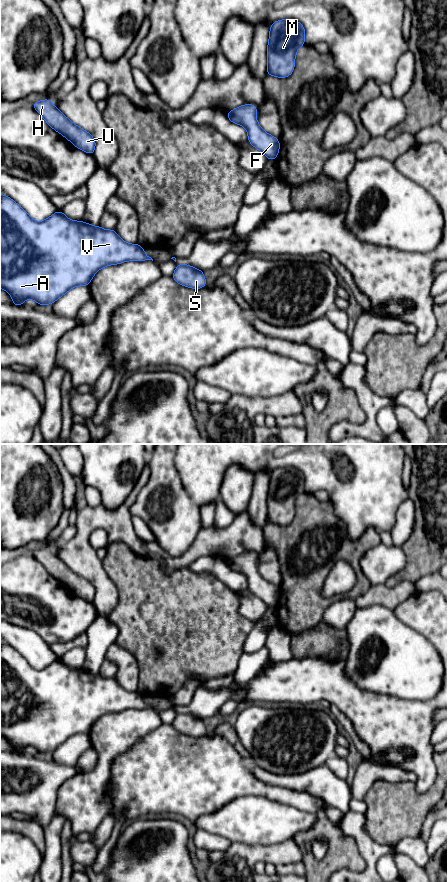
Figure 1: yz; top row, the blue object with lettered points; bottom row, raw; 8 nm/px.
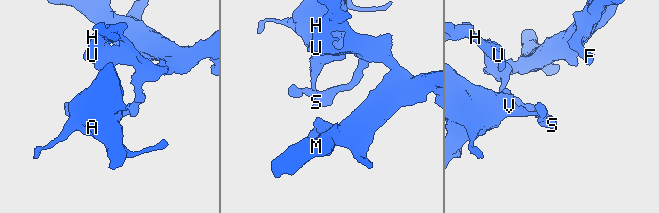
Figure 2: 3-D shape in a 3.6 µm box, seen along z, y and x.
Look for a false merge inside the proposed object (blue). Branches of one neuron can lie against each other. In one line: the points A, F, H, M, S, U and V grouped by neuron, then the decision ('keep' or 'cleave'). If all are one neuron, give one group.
groups A V / F H M S U; cleave

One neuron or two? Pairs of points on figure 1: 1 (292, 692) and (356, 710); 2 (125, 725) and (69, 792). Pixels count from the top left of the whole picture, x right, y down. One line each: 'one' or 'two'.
1: one
2: one

